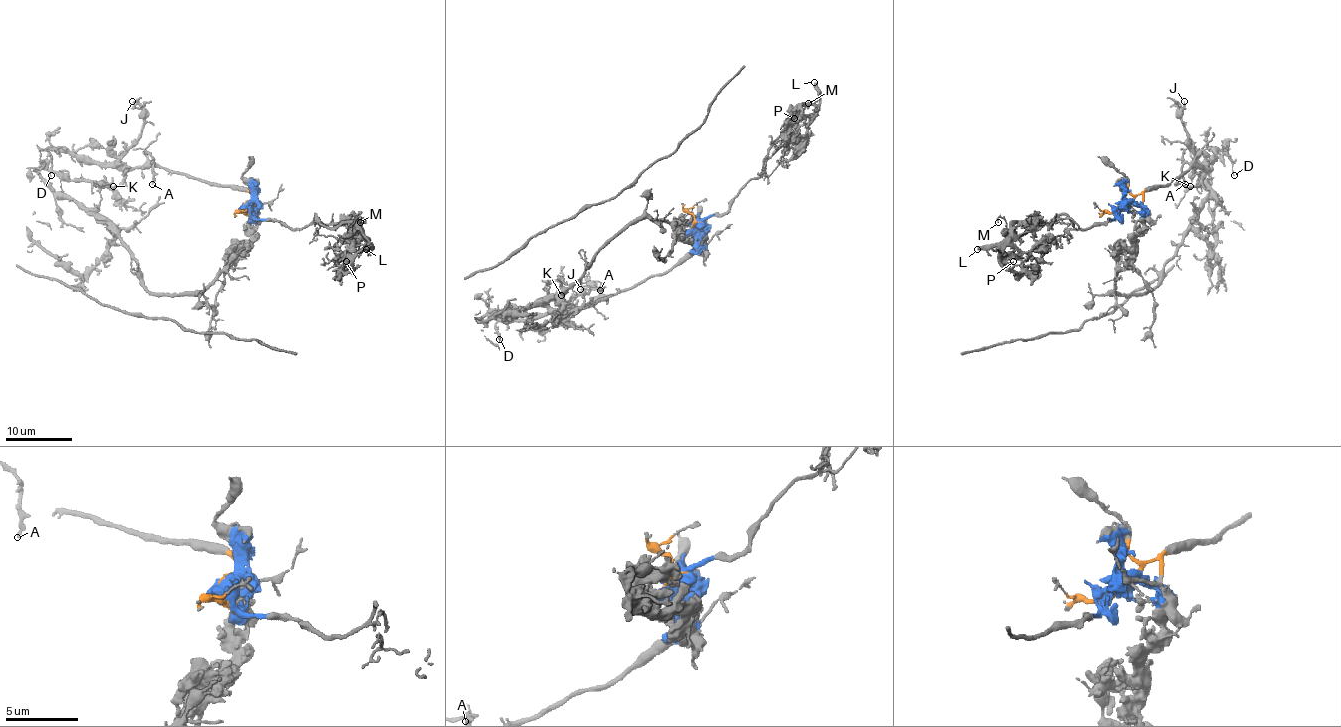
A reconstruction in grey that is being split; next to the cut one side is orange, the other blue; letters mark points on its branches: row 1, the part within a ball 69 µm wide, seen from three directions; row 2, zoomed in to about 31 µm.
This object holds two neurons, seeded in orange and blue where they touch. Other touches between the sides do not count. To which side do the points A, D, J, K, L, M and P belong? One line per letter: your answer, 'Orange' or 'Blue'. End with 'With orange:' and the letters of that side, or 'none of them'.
A: Orange
D: Orange
J: Orange
K: Orange
L: Blue
M: Blue
P: Blue
With orange: A, D, J, K

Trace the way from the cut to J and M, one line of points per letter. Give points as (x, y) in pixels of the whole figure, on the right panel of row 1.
J: (1123, 207), (1145, 190), (1168, 183), (1190, 167), (1203, 167), (1190, 147), (1183, 125), (1183, 102)
M: (1123, 207), (1113, 218), (1095, 222), (1087, 228), (1059, 220), (1007, 223), (1000, 217), (997, 218), (999, 222)

